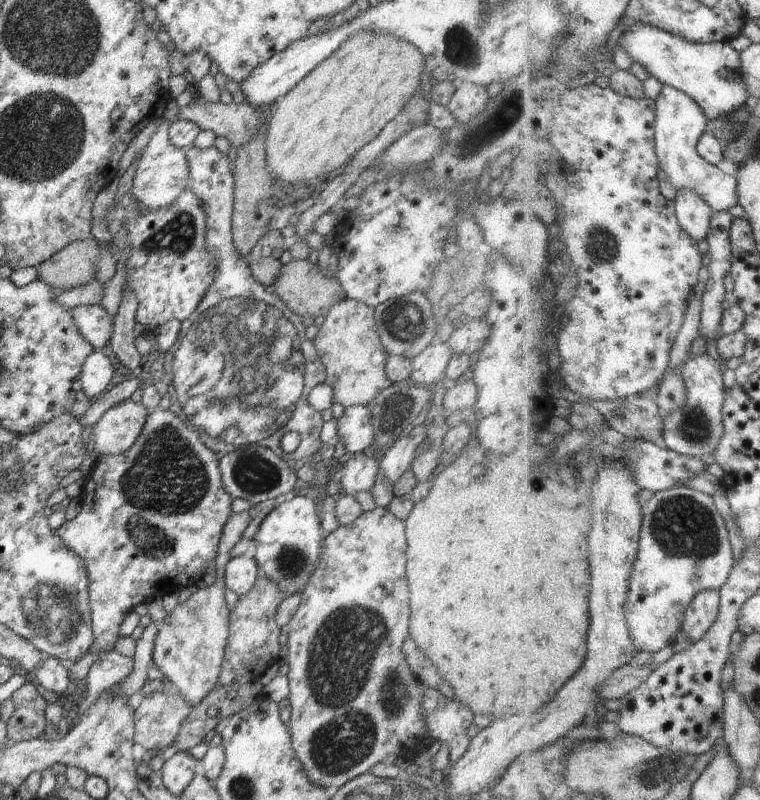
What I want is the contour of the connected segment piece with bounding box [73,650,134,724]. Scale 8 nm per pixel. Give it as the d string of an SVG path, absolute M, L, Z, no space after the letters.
M113 650L100 654L87 674L88 694L82 702L80 712L73 724L83 712L86 712L86 709L99 697L102 691L125 681L133 673L133 670L132 657L127 657Z

